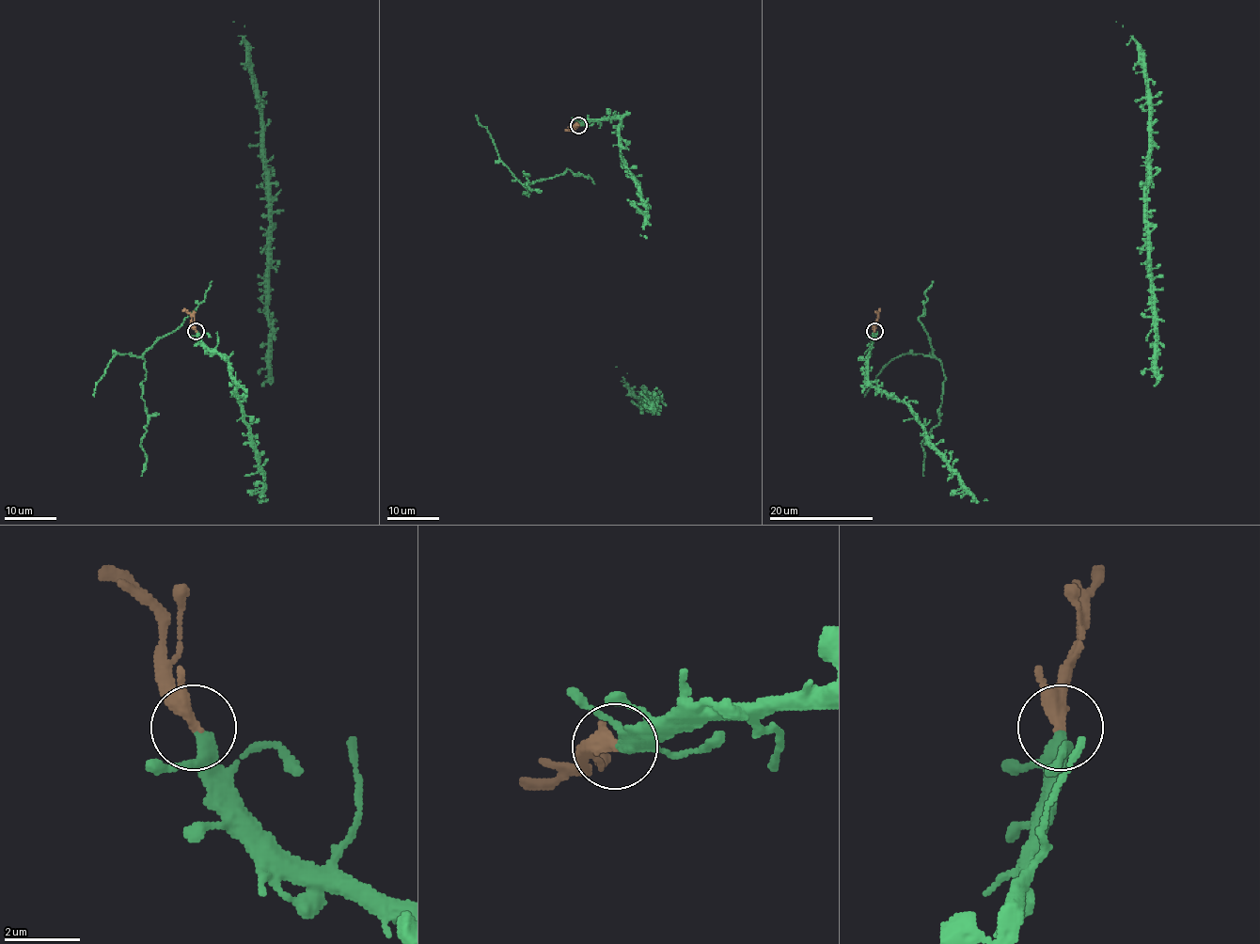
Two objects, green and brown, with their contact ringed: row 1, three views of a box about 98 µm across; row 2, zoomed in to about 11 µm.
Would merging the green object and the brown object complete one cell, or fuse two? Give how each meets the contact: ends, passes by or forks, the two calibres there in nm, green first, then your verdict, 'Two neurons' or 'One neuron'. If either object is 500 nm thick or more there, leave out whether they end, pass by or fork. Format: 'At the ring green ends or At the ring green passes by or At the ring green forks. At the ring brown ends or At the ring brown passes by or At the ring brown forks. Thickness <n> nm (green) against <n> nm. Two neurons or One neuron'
At the ring green passes by. At the ring brown passes by. Thickness 300 nm (green) against 280 nm. One neuron

